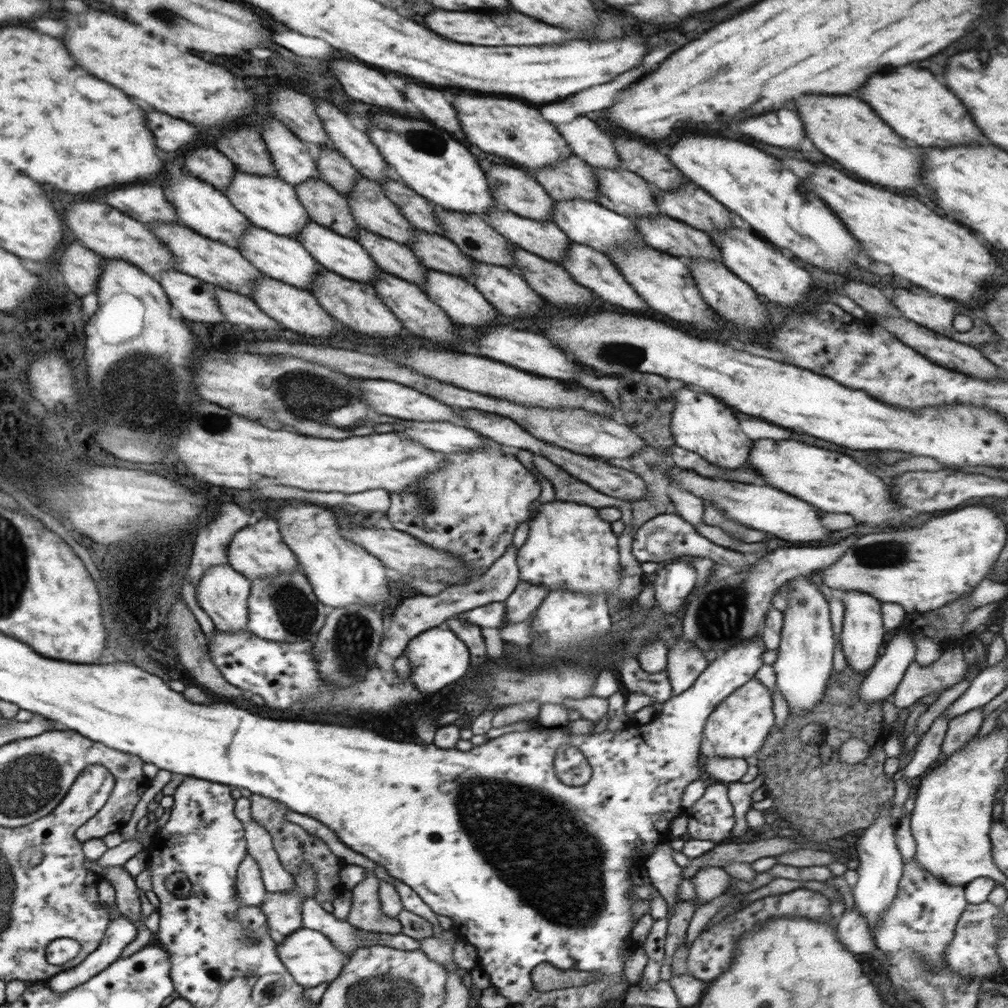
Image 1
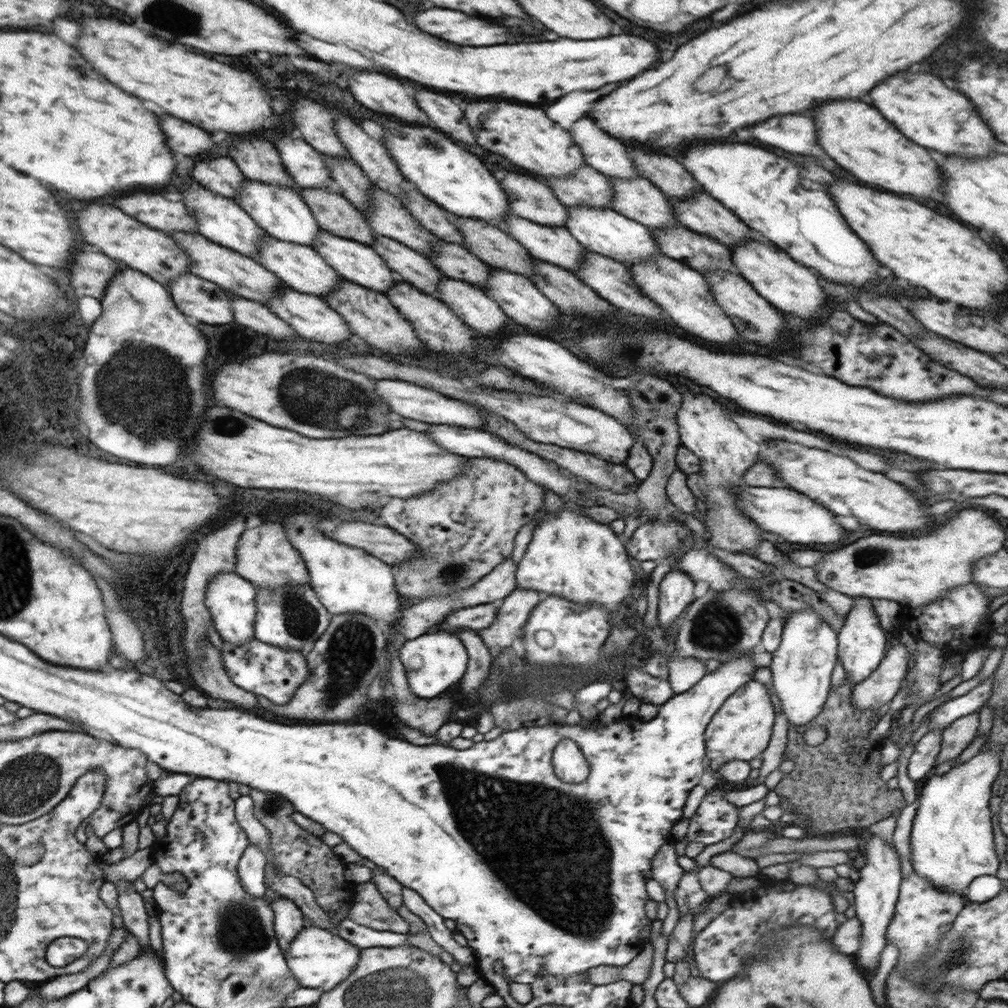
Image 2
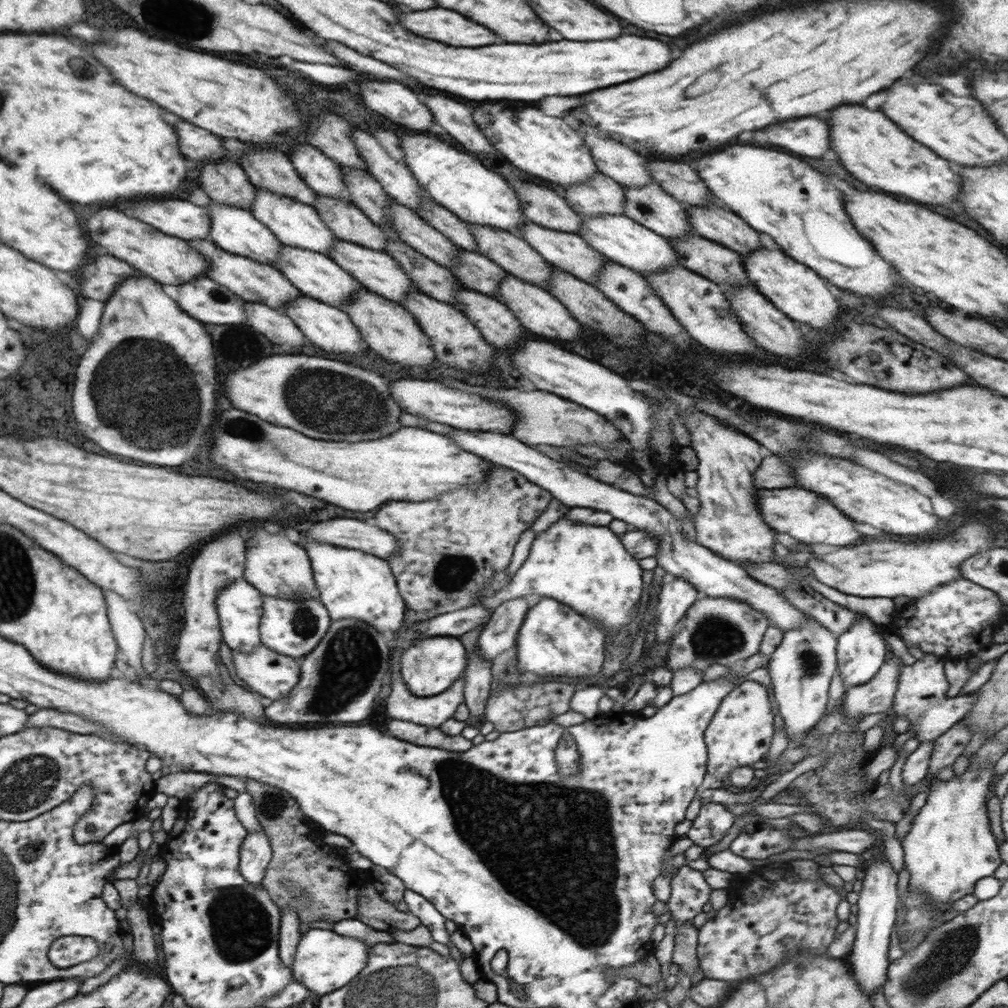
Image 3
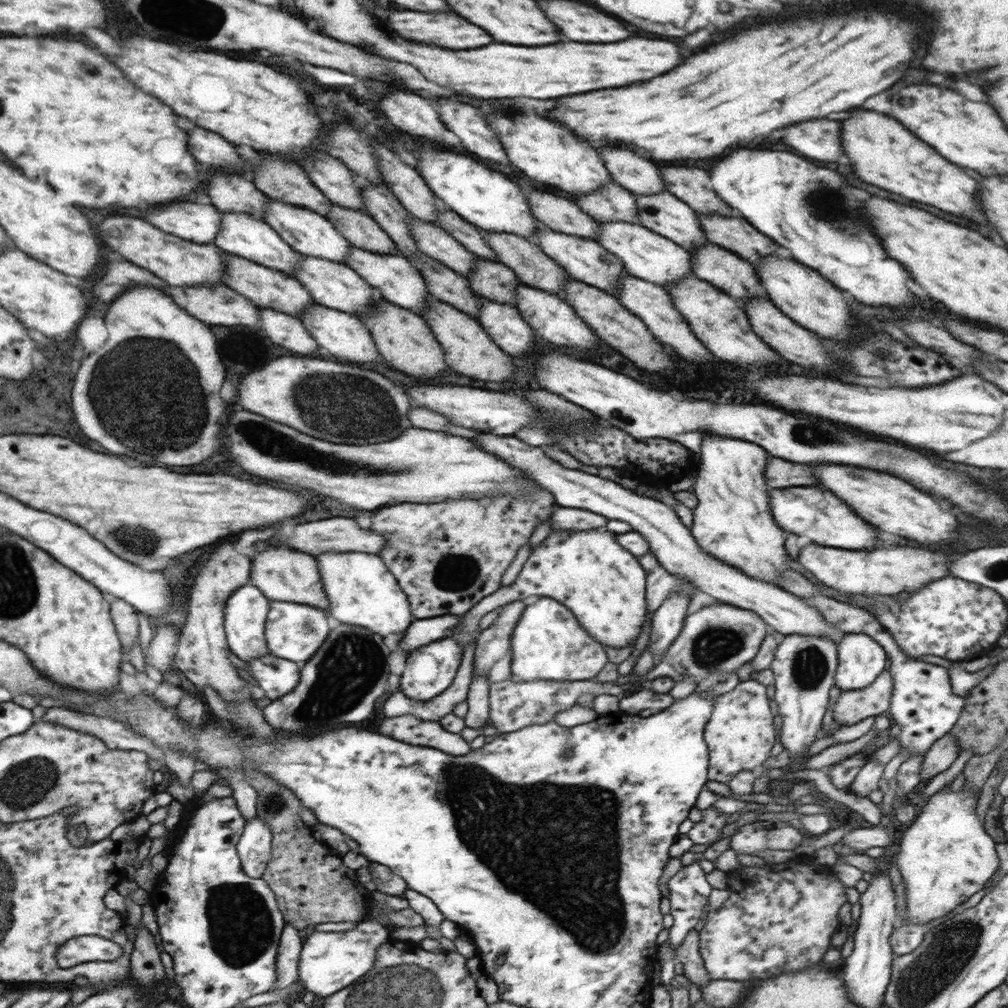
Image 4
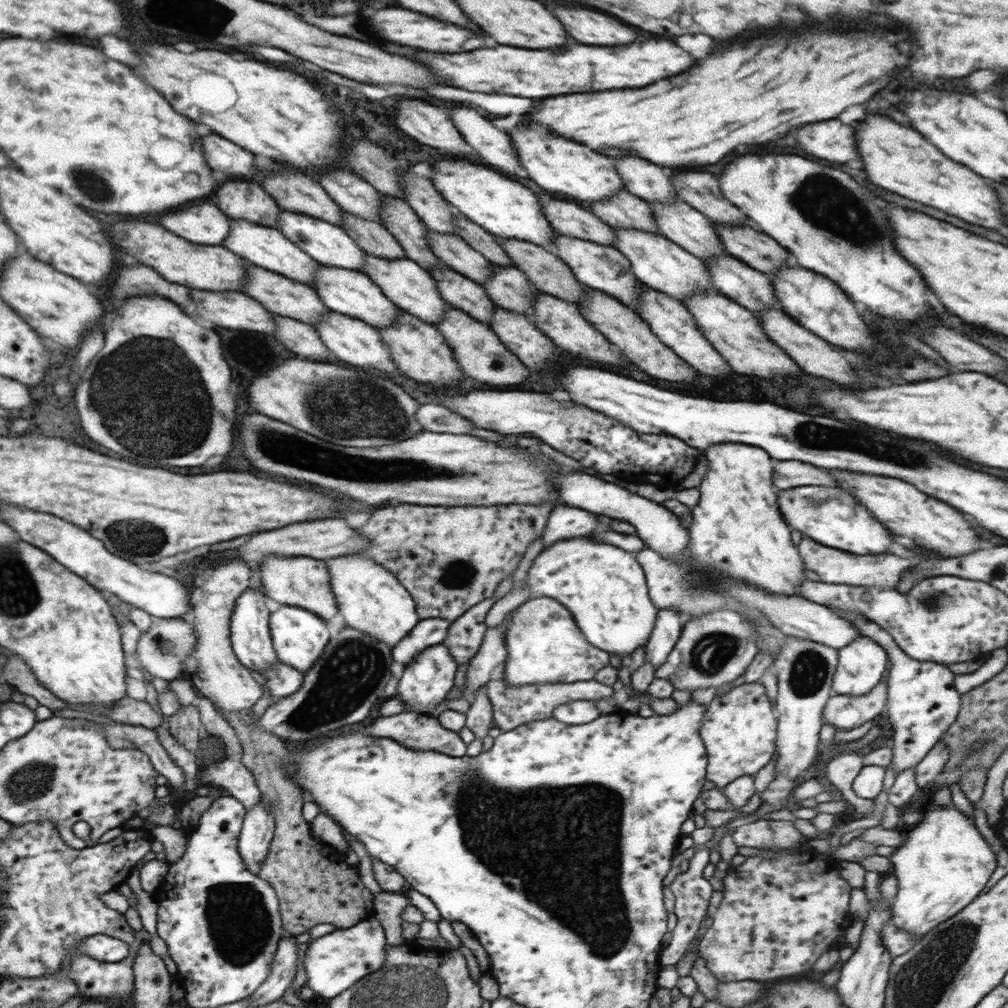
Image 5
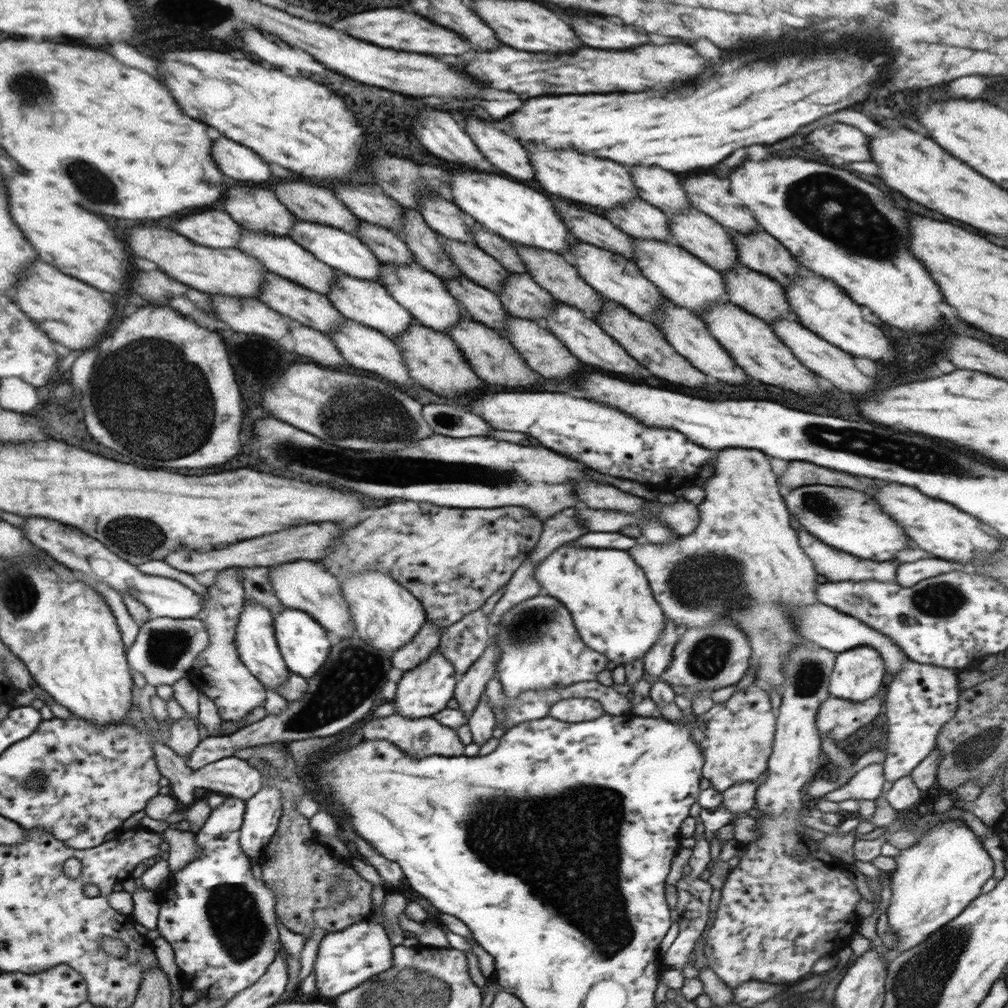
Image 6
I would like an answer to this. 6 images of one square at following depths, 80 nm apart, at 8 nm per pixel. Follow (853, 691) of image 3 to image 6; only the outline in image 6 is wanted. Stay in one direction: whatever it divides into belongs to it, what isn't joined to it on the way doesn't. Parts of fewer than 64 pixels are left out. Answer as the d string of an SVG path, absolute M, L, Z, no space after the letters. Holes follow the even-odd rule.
M883 691L866 700L854 702L838 697L828 697L818 709L817 729L820 738L842 742L862 726L870 724L882 710Z

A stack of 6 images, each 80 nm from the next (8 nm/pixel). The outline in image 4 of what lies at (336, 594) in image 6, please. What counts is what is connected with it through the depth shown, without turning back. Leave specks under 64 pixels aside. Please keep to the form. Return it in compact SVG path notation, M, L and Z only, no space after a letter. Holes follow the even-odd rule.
M260 540L256 542L256 554L252 558L250 580L269 601L294 602L294 604L314 606L324 612L330 611L330 603L326 599L318 563L311 554L284 548L284 546L272 546L266 540Z

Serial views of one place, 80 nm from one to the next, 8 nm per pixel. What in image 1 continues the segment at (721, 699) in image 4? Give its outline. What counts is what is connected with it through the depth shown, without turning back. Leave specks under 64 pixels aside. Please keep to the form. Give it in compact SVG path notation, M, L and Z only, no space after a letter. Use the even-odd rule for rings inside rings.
M753 677L720 702L709 714L704 725L704 736L708 742L711 742L715 755L746 759L761 752L768 733L774 725L775 714L771 691Z

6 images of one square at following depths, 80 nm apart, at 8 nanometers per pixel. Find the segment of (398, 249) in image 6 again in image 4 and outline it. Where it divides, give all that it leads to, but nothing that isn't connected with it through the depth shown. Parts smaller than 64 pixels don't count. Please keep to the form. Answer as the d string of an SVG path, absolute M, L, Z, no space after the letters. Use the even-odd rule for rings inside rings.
M332 203L326 217L352 247L378 254L399 254L397 244L370 215Z

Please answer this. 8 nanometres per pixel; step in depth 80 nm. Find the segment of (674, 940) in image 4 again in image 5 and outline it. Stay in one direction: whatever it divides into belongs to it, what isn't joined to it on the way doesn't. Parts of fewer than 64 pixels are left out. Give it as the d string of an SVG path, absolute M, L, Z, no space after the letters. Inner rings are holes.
M705 825L703 828L694 829L689 837L695 842L698 849L694 856L689 860L689 868L686 872L679 873L668 888L675 896L674 914L677 916L677 924L672 930L672 938L665 949L659 954L659 962L662 966L675 965L684 958L684 953L690 948L688 945L694 936L698 934L698 929L702 925L702 921L707 917L707 910L710 897L713 893L713 887L710 885L709 879L703 876L703 871L709 863L710 850L704 844L714 836L715 829Z

